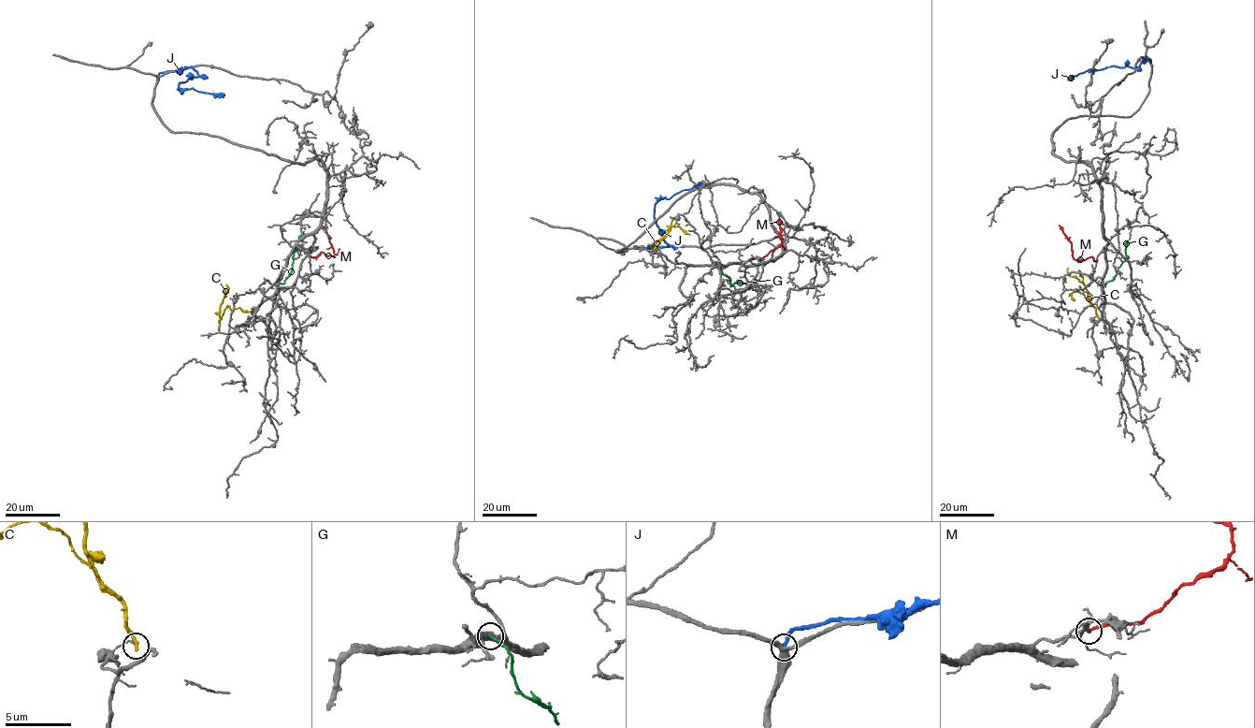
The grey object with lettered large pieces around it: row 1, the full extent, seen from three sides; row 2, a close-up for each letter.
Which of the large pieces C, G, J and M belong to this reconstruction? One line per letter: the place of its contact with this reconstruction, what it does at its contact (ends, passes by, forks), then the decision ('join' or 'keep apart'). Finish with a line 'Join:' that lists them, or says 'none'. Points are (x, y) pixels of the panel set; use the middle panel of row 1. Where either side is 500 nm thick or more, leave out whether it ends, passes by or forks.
C: contact (650, 254); it ends; keep apart
G: contact (716, 262); keep apart
J: contact (627, 249); it ends; keep apart
M: contact (752, 259); it ends; keep apart
Join: none

